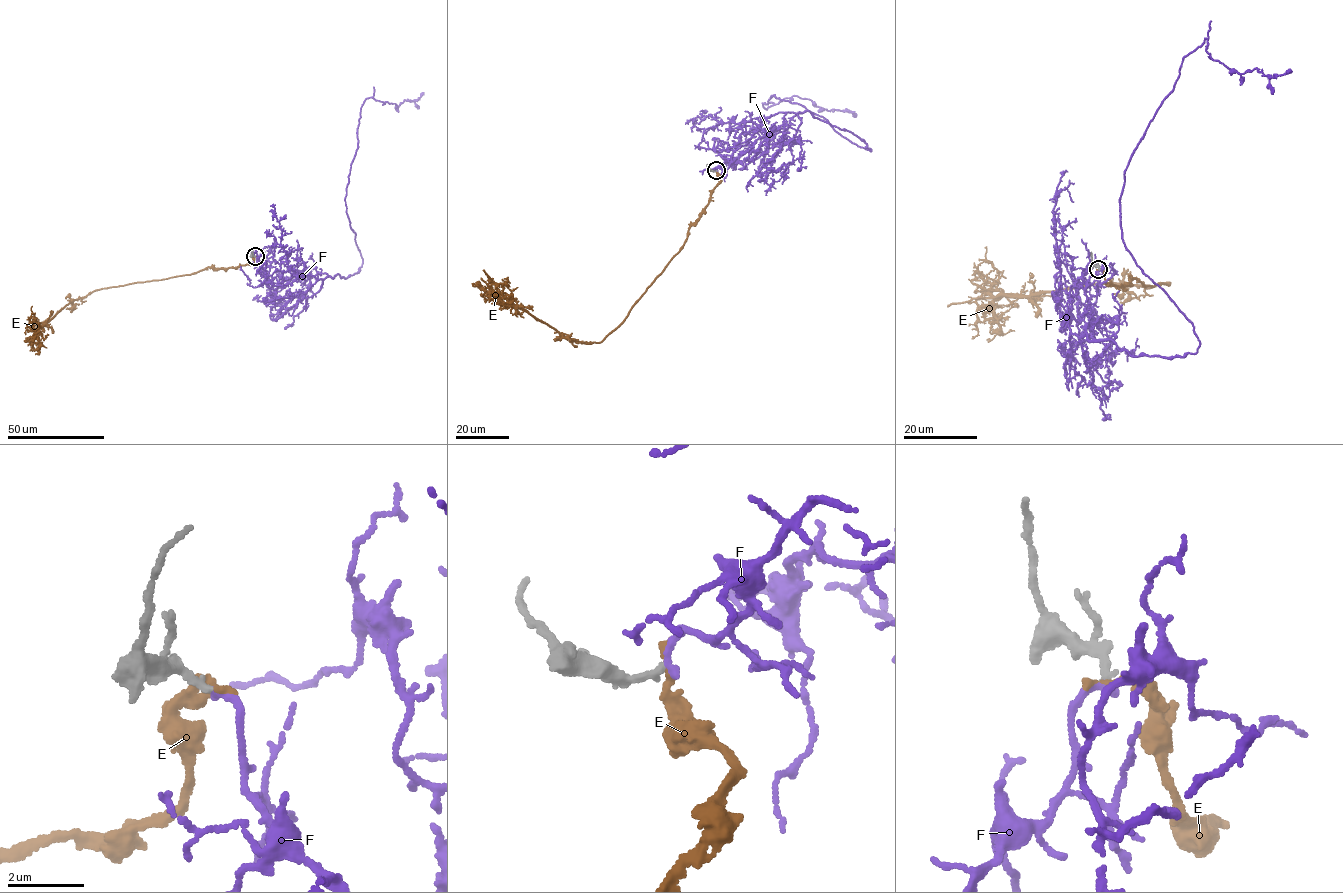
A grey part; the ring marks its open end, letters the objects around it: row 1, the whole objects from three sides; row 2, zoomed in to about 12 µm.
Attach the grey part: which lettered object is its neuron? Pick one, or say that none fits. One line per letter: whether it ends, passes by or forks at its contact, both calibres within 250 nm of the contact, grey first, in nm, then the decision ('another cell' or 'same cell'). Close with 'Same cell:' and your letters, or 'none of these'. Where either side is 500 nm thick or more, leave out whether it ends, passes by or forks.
E: it ends | 200/240 nm | another cell
F: it ends | 220/200 nm | same cell
Same cell: F

